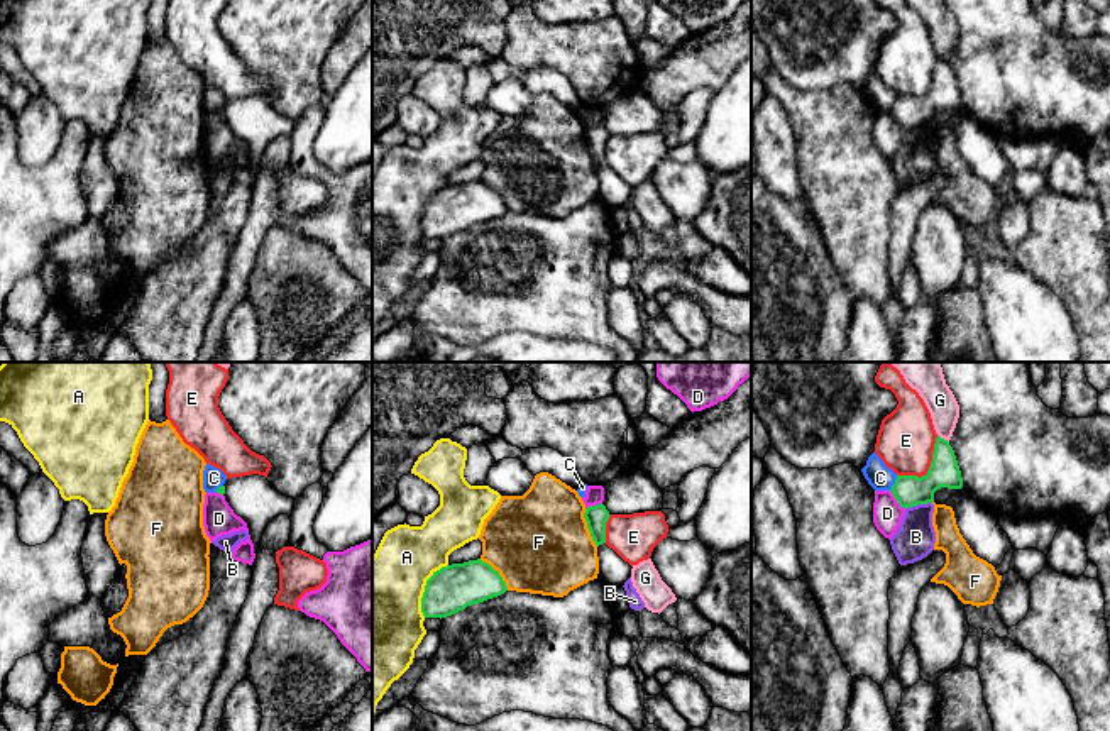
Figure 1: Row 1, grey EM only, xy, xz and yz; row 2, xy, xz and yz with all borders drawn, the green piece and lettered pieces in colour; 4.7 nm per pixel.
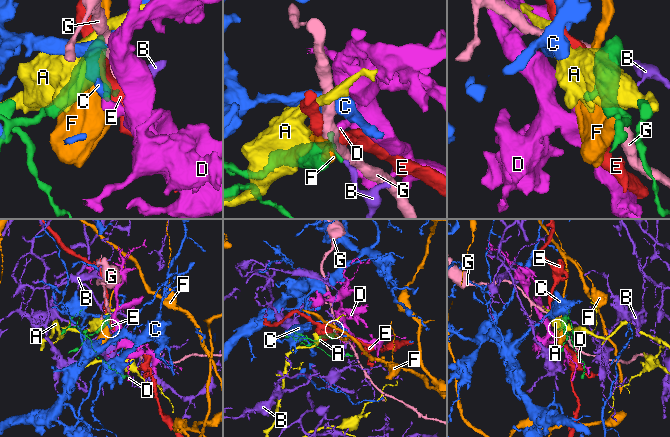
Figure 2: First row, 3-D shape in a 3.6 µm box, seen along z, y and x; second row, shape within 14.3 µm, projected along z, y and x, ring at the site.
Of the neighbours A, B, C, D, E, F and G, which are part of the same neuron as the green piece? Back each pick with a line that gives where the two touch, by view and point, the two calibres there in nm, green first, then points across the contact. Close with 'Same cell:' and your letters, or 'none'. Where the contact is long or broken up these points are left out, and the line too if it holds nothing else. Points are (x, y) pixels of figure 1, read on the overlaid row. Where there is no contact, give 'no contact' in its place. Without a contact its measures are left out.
Same cell: none

